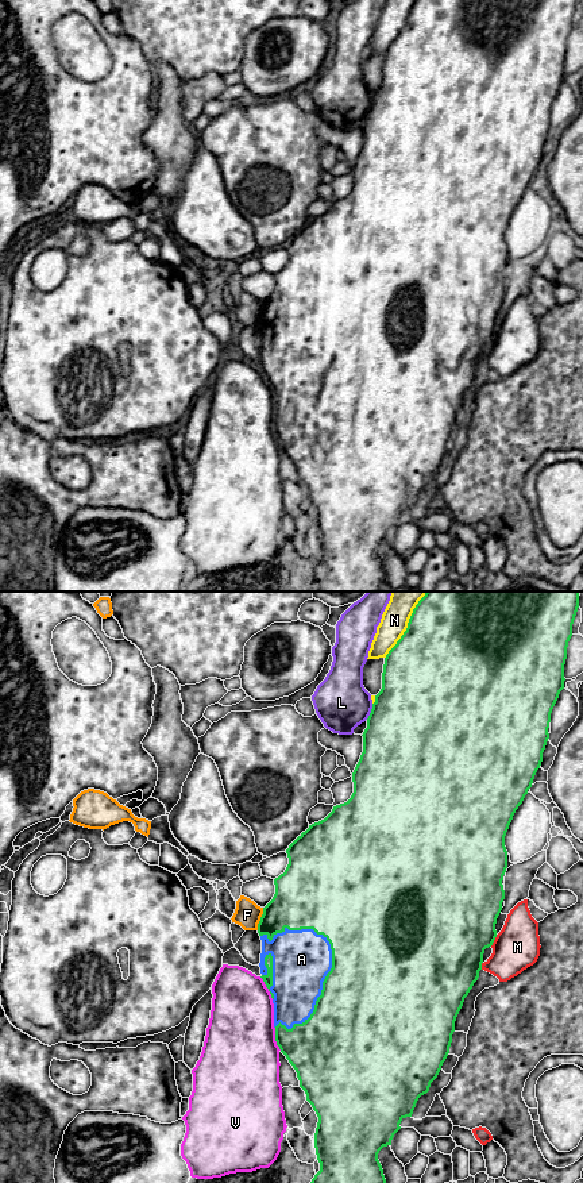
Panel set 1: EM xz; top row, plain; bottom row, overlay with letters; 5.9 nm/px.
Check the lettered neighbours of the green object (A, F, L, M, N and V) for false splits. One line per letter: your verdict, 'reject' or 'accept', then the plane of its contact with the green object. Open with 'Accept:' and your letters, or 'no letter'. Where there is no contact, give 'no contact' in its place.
Accept: A
A: accept | xz
F: reject | xz
L: reject | xz
M: reject | xz
N: reject | xz
V: reject | xz

